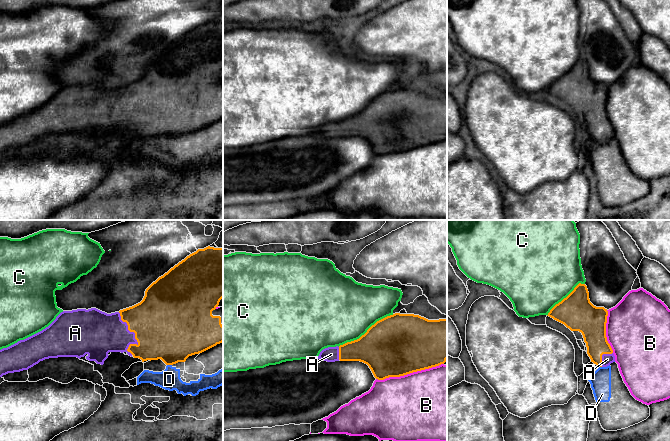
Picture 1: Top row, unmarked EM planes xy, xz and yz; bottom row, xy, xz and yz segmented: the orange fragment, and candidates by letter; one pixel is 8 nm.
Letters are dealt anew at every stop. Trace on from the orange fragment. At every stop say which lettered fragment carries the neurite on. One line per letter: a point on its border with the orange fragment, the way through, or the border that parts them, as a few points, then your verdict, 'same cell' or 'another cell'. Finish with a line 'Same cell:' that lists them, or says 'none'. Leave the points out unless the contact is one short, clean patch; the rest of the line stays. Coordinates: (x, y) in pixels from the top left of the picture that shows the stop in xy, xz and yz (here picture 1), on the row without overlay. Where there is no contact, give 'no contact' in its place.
A: xy (135, 111) | same cell
B: xz (409, 149) | another cell
C: xz (366, 108) | another cell
D: xy (169, 140) | another cell
Same cell: A

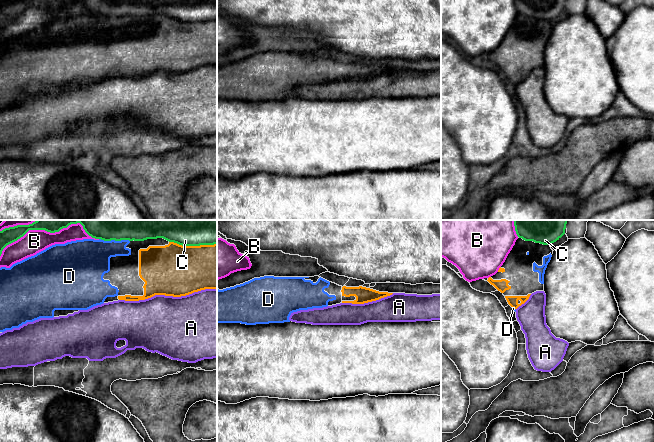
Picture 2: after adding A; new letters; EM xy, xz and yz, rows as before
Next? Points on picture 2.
A: xy (167, 71) | another cell
B: yz (489, 53) | another cell
C: xy (193, 22) | another cell
D: yz (514, 84) | across yz (512, 76), (514, 84), (513, 84) | same cell
Same cell: D

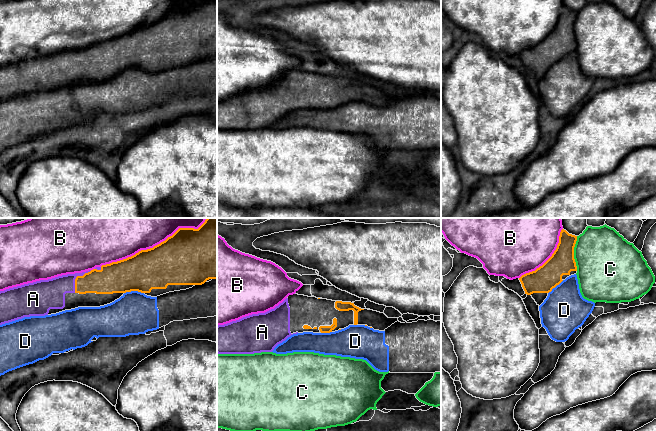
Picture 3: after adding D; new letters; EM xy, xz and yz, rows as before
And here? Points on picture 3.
A: xy (76, 53) | same cell
B: xy (151, 24) | another cell
C: yz (573, 29) | another cell
D: xy (133, 66) | another cell
Same cell: A

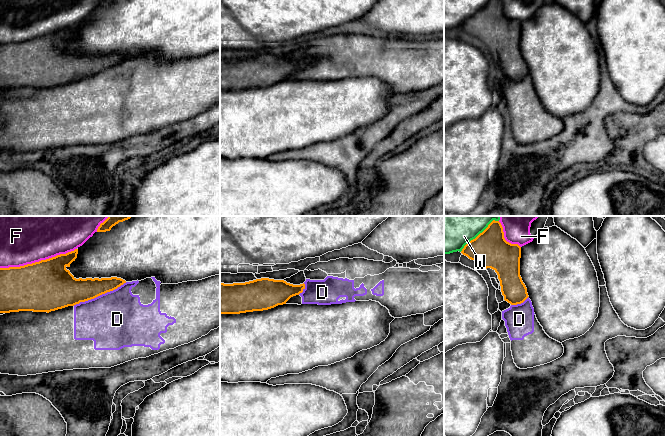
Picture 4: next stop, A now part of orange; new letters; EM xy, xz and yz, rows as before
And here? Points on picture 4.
D: xy (99, 71) | another cell
F: xy (39, 37) | another cell
W: yz (475, 14) | another cell
Same cell: none

